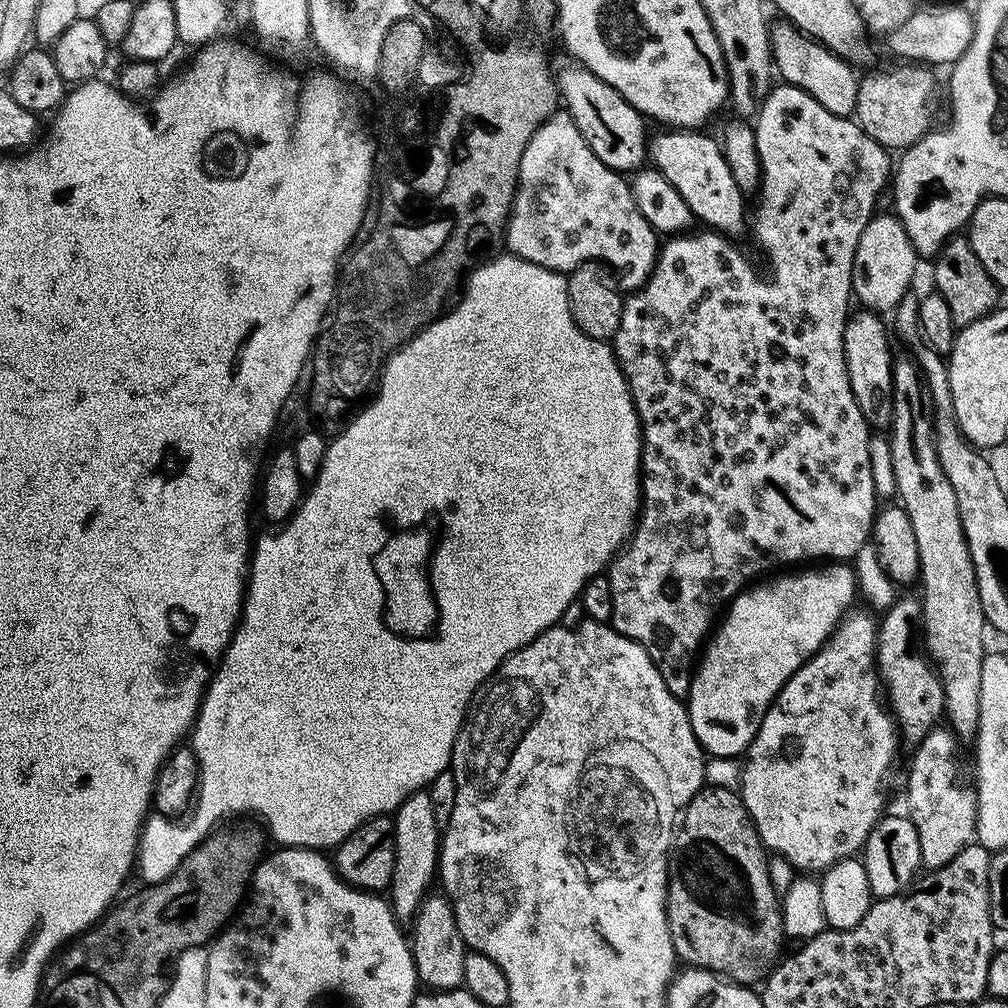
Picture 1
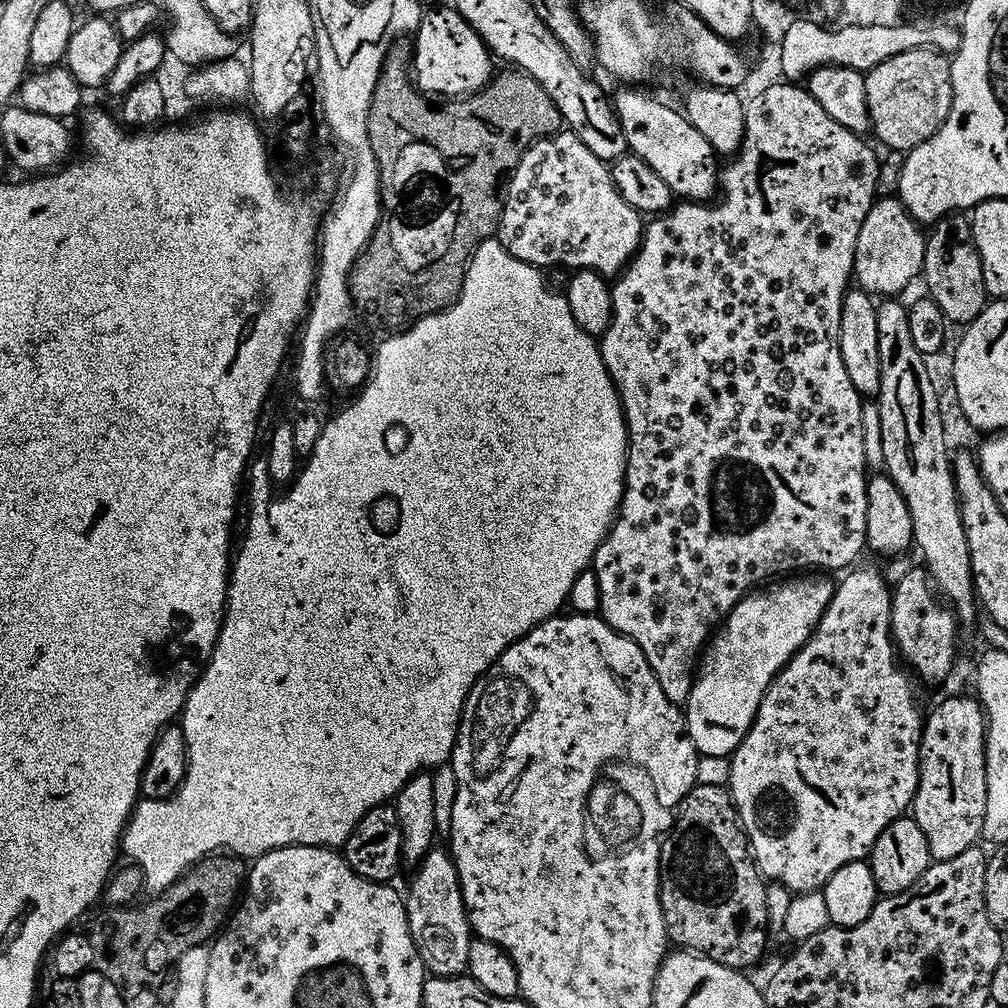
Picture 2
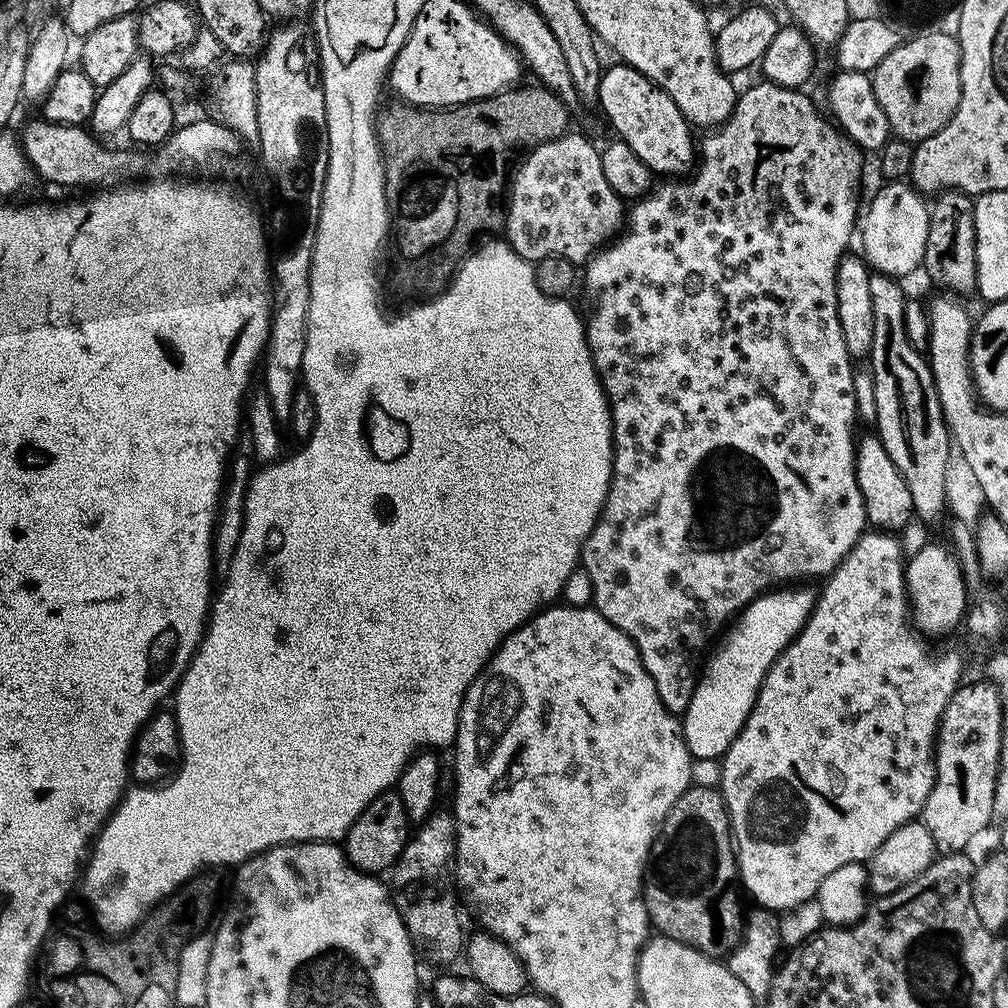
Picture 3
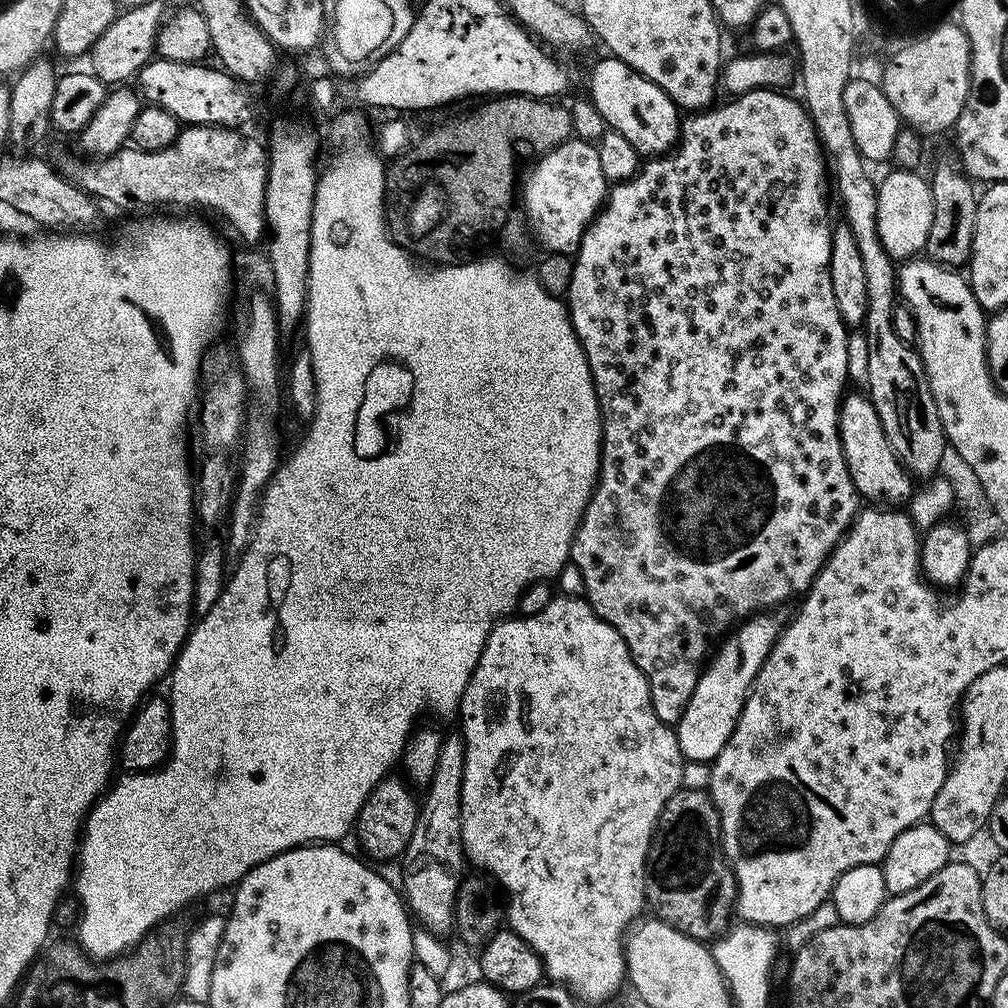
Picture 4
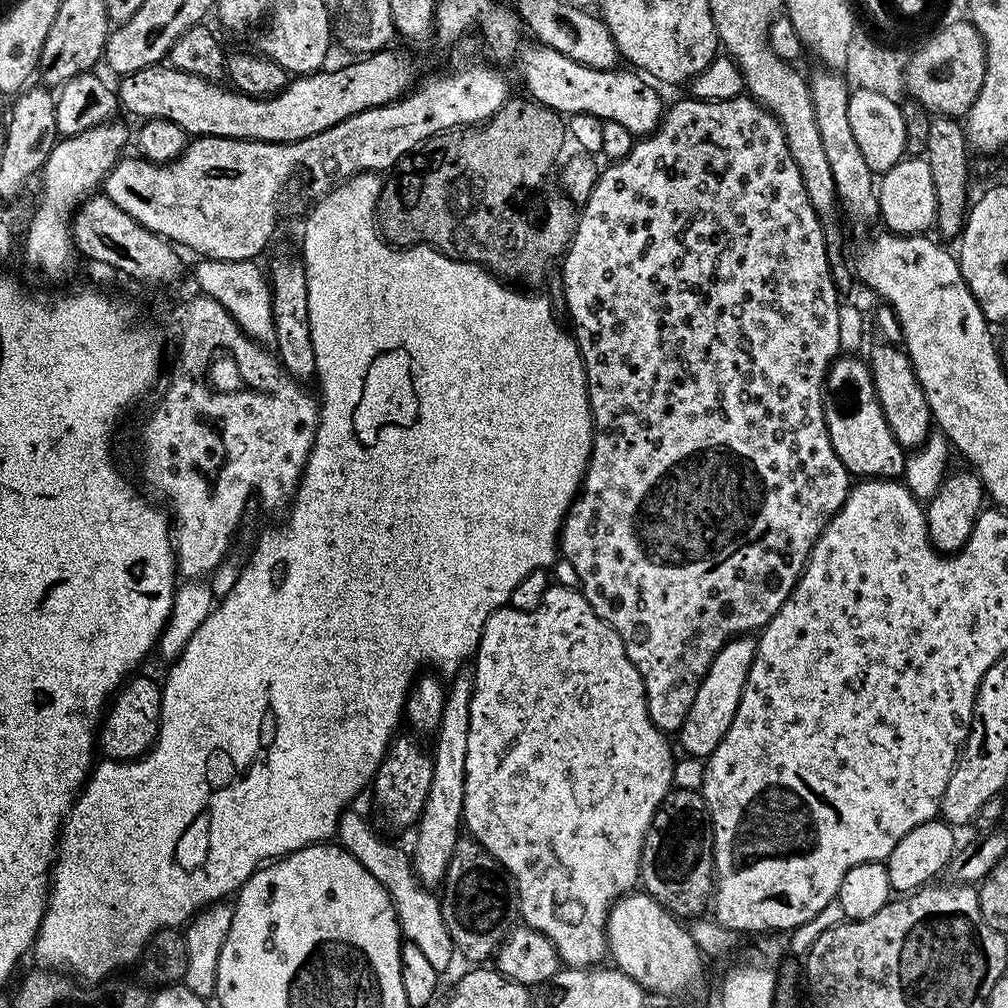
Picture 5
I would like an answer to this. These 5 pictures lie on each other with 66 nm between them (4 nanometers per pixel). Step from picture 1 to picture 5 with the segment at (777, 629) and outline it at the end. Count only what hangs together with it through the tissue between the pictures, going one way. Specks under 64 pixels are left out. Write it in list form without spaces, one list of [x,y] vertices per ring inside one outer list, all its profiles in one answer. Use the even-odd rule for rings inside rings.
[[[741,634],[724,643],[722,650],[718,650],[714,662],[710,662],[710,670],[706,670],[698,686],[698,694],[694,694],[690,714],[686,714],[686,722],[678,733],[680,744],[689,757],[708,757],[726,734],[732,715],[736,713],[755,653],[756,640],[751,635]]]

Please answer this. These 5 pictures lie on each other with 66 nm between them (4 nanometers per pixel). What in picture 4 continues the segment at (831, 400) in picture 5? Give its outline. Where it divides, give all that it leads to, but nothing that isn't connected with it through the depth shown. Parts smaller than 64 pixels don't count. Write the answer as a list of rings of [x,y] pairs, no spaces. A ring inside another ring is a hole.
[[[849,391],[841,399],[840,441],[846,470],[850,470],[850,478],[861,497],[869,496],[872,499],[869,501],[891,502],[896,506],[903,505],[911,499],[914,491],[913,477],[905,468],[904,463],[894,454],[886,438],[886,430],[882,430],[878,410],[874,410],[871,396],[863,391]]]

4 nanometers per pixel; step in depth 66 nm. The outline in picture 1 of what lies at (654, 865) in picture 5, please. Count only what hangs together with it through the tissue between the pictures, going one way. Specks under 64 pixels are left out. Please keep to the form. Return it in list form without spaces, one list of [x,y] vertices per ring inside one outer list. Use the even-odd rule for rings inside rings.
[[[705,786],[700,789],[698,794],[694,794],[694,798],[685,806],[682,815],[679,817],[678,827],[672,837],[672,847],[668,854],[668,929],[677,957],[685,965],[704,968],[707,972],[715,972],[717,976],[732,981],[733,984],[745,986],[755,985],[755,980],[760,982],[767,977],[770,969],[777,963],[778,957],[781,955],[780,943],[786,940],[781,912],[781,897],[776,894],[774,887],[771,886],[770,861],[768,859],[770,859],[769,853],[760,840],[758,830],[752,825],[752,819],[739,791]]]

